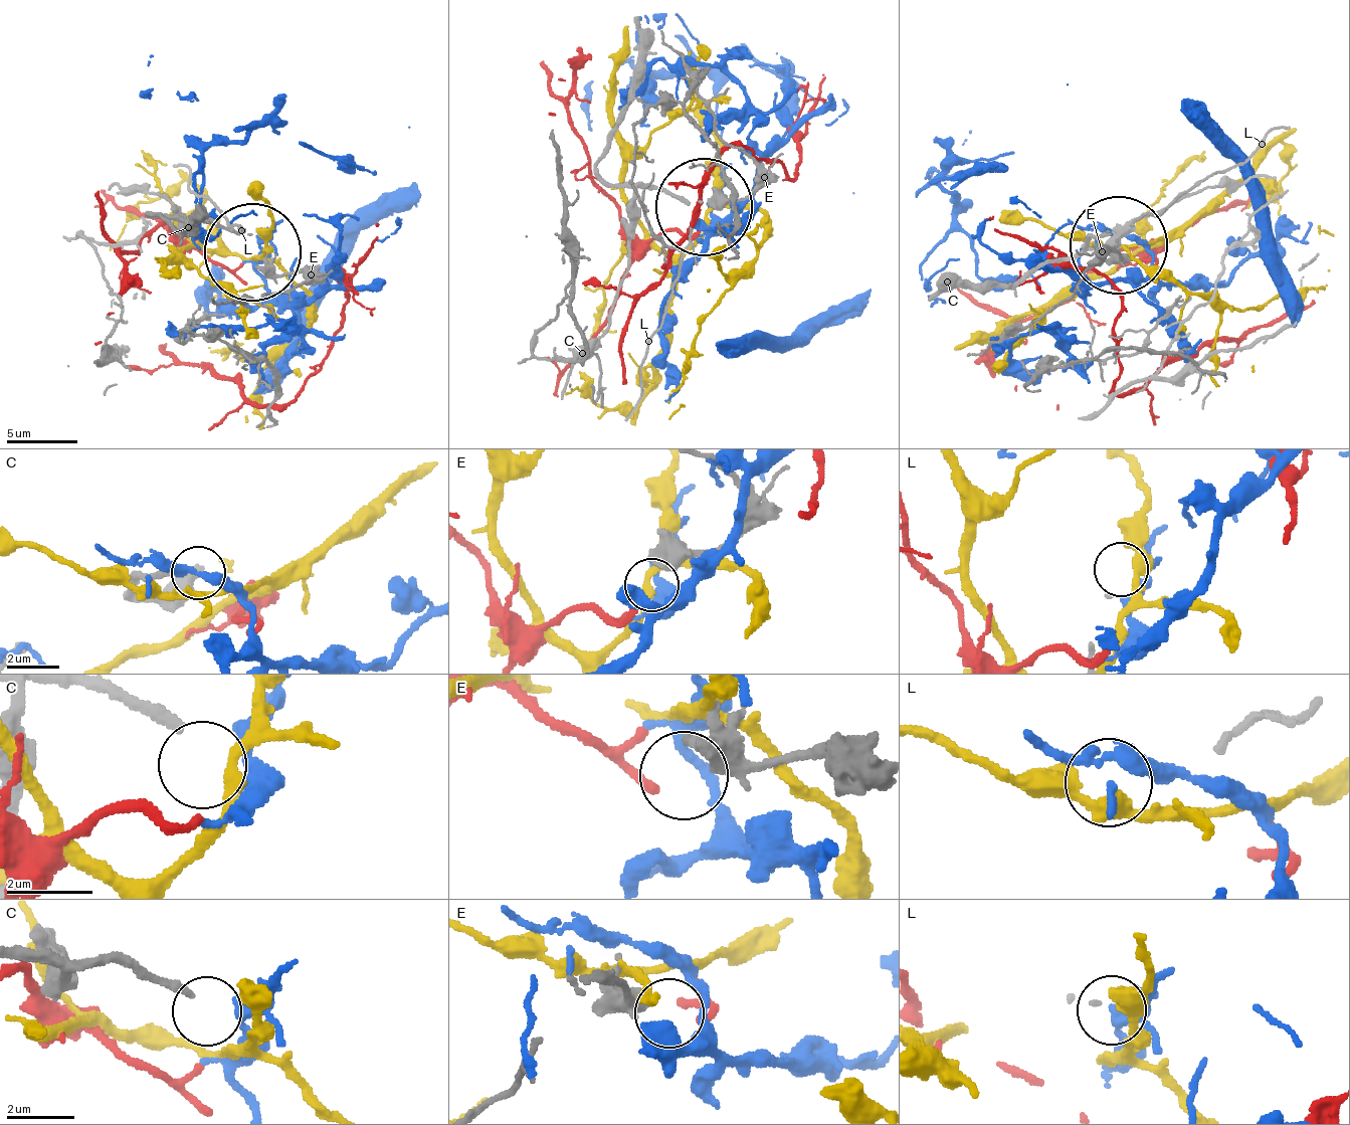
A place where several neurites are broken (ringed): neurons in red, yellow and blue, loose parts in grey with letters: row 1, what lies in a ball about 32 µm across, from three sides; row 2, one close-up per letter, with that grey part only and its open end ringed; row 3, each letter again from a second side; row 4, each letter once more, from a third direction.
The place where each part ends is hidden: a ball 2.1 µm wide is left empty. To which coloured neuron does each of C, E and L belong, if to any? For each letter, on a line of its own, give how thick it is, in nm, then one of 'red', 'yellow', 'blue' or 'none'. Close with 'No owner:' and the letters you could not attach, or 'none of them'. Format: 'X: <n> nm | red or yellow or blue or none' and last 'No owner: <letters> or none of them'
C: 280 nm | none
E: 360 nm | red
L: 90 nm | none
No owner: C, L

